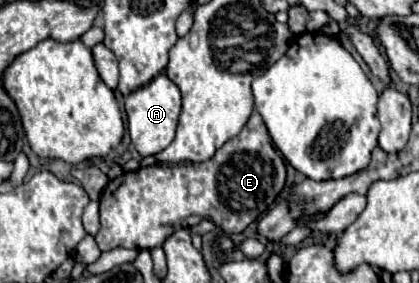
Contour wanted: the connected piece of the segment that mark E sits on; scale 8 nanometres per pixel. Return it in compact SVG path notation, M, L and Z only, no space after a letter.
M255 111L249 117L247 125L241 129L241 133L229 139L223 147L219 147L209 161L183 163L179 167L163 167L163 165L139 167L109 181L109 185L101 195L101 229L95 241L101 251L111 251L115 247L127 249L161 247L167 237L183 229L185 219L189 219L191 215L213 221L227 235L237 235L275 203L283 187L285 187L285 163L277 153L277 149L273 147L273 141L261 115Z

